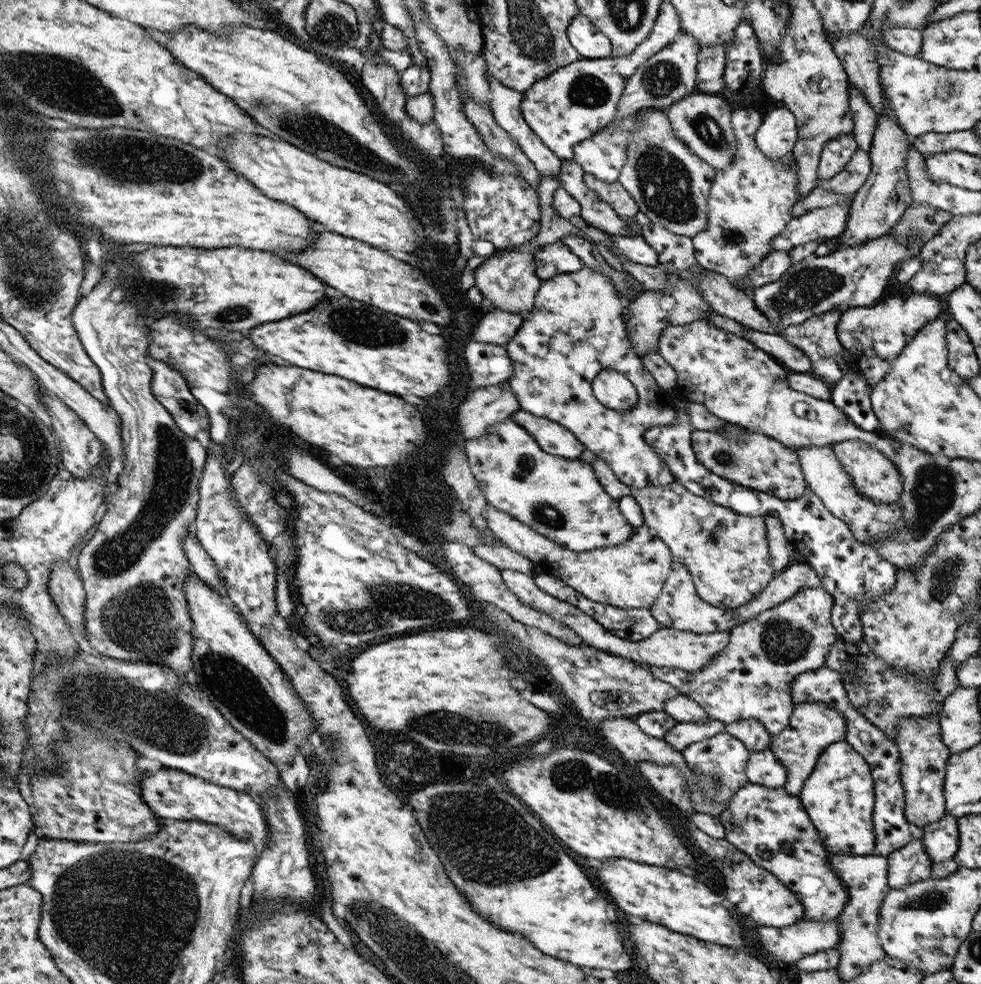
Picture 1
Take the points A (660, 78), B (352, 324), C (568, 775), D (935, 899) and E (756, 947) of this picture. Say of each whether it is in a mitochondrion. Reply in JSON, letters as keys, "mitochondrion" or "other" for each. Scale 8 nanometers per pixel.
{"A":"mitochondrion","B":"mitochondrion","C":"mitochondrion","D":"mitochondrion","E":"other"}

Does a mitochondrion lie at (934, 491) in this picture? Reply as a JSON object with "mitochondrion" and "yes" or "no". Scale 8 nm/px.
{"mitochondrion":"yes"}

